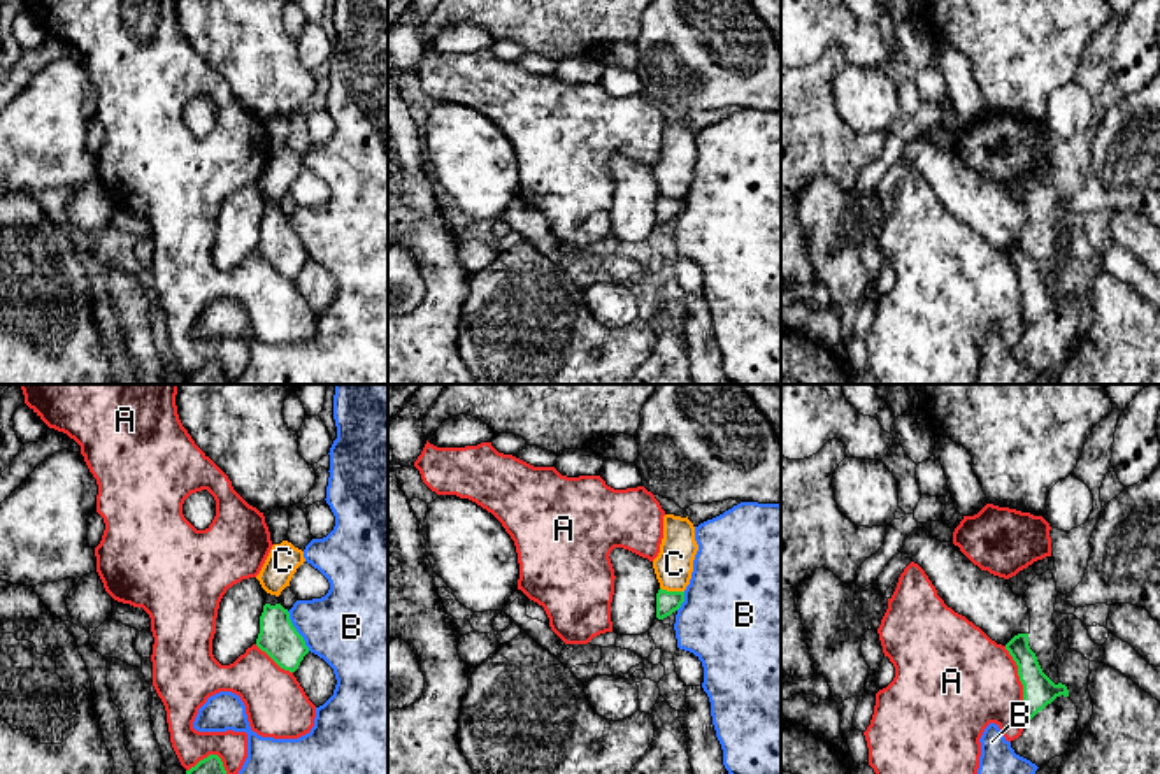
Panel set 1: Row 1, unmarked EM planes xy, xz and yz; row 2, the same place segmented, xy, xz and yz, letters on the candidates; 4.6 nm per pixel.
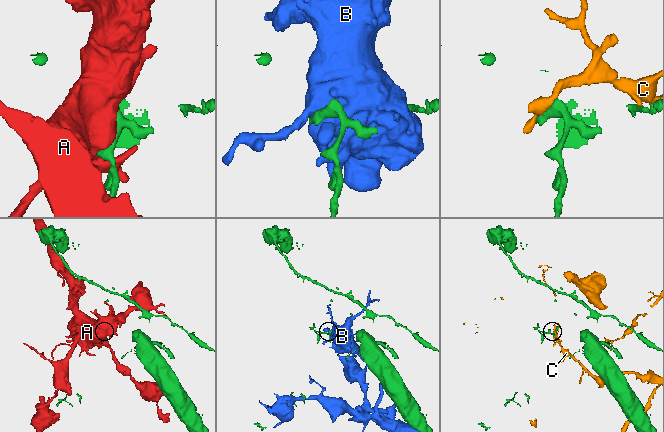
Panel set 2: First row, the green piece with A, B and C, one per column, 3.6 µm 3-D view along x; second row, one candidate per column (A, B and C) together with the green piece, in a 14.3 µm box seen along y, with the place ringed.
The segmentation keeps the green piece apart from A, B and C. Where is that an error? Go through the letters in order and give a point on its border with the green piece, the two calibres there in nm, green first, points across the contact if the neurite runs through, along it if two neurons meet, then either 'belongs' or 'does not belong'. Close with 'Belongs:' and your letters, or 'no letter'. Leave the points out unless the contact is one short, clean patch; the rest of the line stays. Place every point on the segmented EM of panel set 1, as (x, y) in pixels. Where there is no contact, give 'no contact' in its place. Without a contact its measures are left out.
A: meets green in yz at (1022, 683); 150 nm thick on the green side, 440 nm on the other; does not belong
B: meets green in xy at (295, 630); 180 nm thick on the green side, 380 nm on the other; does not belong
C: meets green in xz at (673, 592); 100 nm thick on the green side, 180 nm on the other; does not belong
Belongs: no letter

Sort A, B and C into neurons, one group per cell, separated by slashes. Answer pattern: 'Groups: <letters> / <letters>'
Groups: A / B / C

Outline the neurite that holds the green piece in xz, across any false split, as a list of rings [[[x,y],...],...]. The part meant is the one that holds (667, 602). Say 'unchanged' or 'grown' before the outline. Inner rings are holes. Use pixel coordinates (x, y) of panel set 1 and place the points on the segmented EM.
unchanged; [[[658,590],[656,593],[656,618],[663,620],[681,607],[684,591]]]

